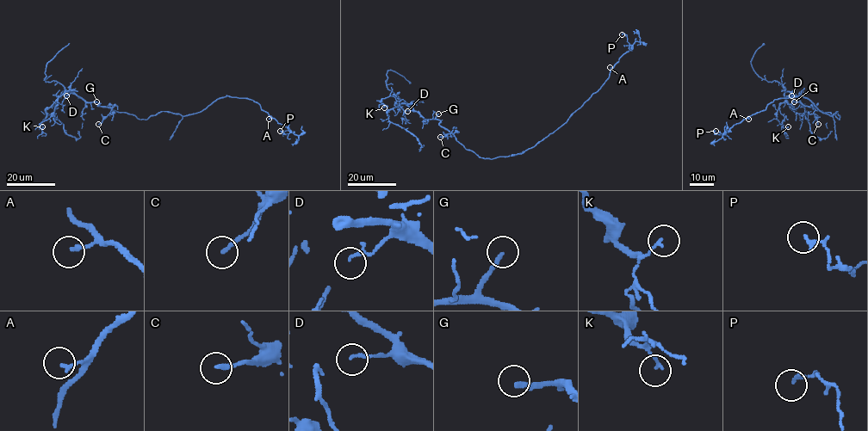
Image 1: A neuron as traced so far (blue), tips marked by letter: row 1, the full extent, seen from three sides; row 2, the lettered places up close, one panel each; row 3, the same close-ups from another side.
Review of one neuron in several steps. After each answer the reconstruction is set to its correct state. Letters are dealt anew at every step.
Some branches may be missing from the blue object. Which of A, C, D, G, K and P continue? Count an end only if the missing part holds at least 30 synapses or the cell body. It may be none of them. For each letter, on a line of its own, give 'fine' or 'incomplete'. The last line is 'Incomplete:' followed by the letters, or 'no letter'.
A: fine
C: incomplete
D: fine
G: incomplete
K: fine
P: fine
Incomplete: C, G

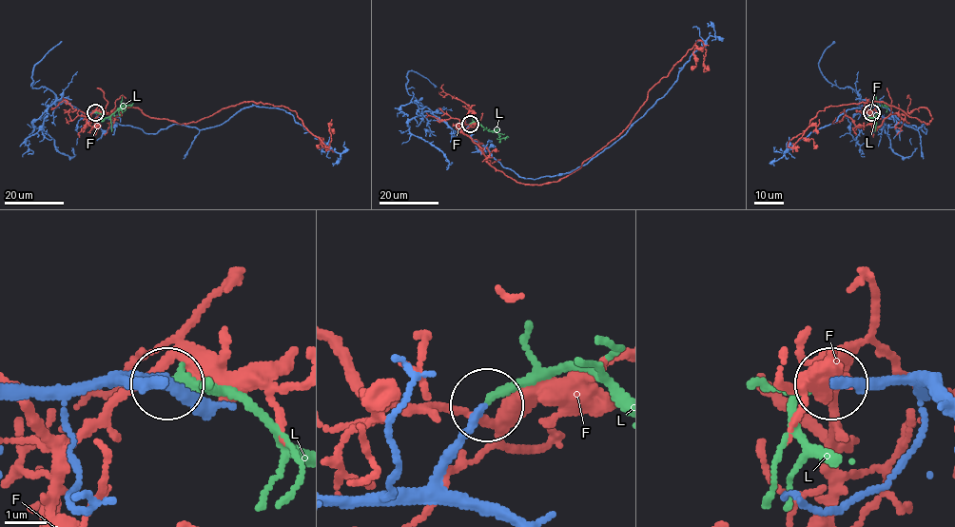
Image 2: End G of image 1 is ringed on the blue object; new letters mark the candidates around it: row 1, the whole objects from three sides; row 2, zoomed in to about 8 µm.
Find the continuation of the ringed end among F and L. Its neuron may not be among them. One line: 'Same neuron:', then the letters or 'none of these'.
Same neuron: L

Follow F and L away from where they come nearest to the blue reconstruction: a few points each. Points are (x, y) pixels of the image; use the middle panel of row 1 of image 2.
F: (469, 125), (460, 130), (497, 170), (525, 184), (559, 181), (619, 134), (698, 40), (695, 66)
L: (469, 124), (477, 121), (489, 131), (496, 131), (500, 138), (508, 137)

